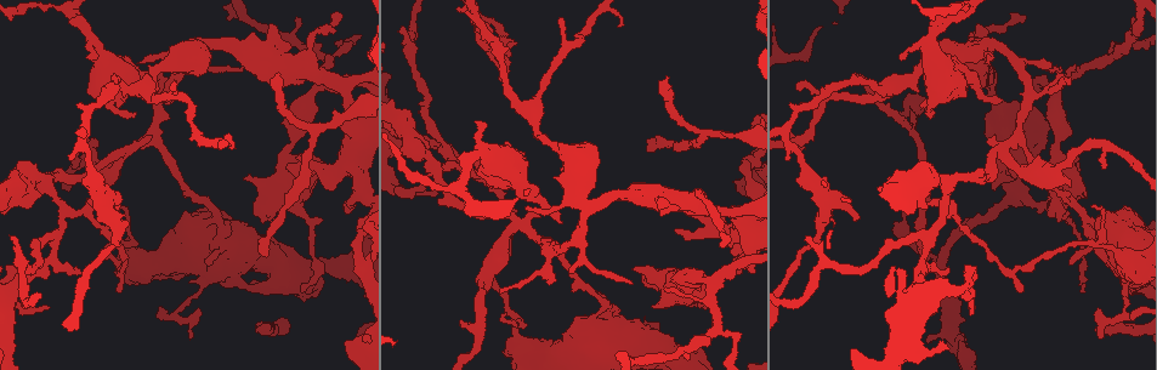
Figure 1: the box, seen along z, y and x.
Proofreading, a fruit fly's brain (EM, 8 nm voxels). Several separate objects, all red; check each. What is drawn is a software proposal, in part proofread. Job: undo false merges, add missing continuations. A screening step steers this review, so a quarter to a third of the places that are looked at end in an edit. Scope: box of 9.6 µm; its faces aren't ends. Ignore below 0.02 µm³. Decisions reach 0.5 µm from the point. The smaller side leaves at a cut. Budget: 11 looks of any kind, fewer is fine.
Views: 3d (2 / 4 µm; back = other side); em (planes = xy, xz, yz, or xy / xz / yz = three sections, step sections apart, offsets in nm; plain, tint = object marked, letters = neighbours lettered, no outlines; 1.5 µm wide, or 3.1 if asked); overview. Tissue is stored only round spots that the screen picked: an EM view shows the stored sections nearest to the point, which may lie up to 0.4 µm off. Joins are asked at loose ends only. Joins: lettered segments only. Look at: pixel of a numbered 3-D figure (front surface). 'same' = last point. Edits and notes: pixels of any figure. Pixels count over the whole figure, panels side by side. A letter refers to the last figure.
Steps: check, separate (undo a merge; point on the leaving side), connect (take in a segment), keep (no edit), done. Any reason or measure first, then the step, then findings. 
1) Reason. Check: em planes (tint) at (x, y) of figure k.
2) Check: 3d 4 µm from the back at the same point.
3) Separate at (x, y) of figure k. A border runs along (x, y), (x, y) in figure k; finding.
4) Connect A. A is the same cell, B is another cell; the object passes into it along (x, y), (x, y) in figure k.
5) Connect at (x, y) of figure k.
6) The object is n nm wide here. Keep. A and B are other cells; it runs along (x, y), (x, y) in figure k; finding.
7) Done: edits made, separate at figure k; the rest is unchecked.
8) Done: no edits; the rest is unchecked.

End of a long branch. Check: em yz step 4 (letters) at (266, 257) of figure 1.

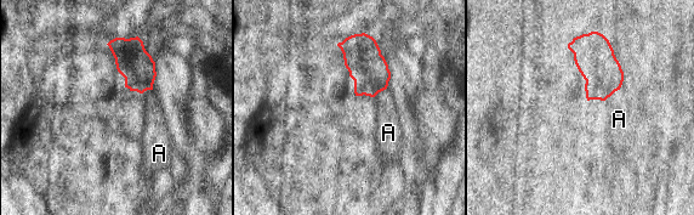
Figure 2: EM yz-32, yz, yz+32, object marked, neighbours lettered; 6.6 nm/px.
Another direction. Check: em planes (letters) at the same point.

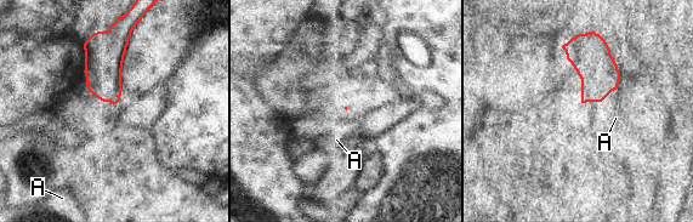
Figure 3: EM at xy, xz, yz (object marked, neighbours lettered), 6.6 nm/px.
Connect A. A is the same cell; the cell continues.

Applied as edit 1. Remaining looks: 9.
Check: overview.

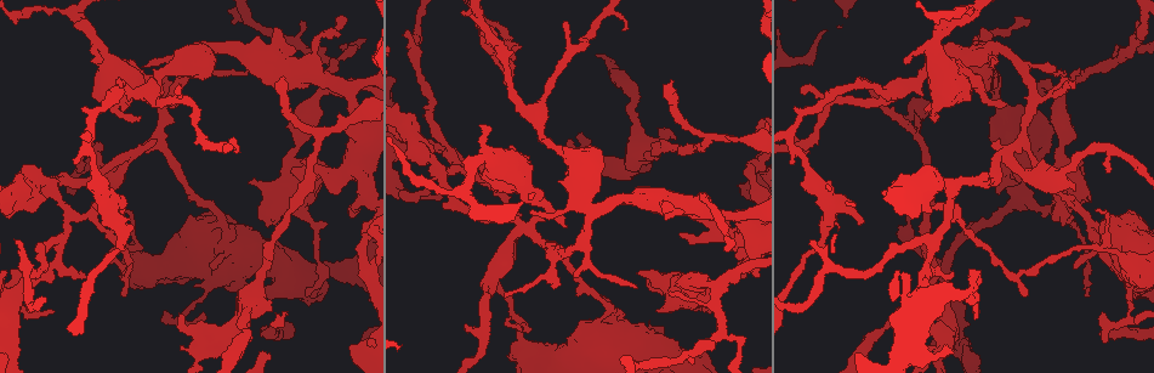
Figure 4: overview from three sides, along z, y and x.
Thick end. Check: em planes (plain) at (636, 274) of figure 4.

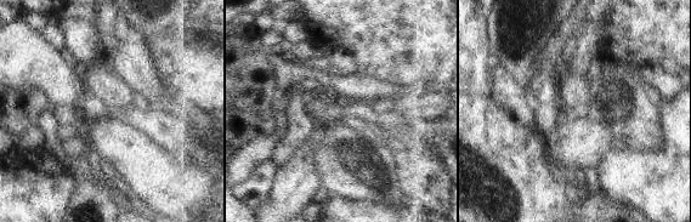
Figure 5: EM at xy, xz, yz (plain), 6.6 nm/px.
What lies round it. Check: em planes (letters) at the same point.

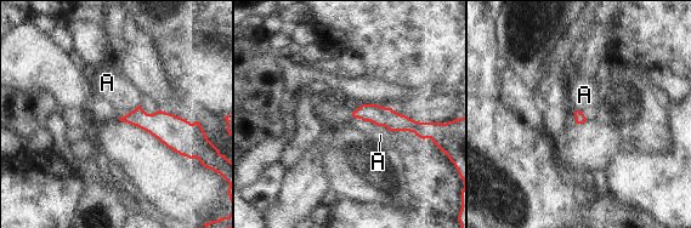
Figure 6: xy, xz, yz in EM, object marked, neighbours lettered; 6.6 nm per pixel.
Keep. A is another cell; a border runs along (352, 117), (383, 125), (391, 132) in figure 6; no lettered segment goes on from it.

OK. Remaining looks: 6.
Free end. Check: em xz step 8 (letters) at (1063, 71) of figure 4.

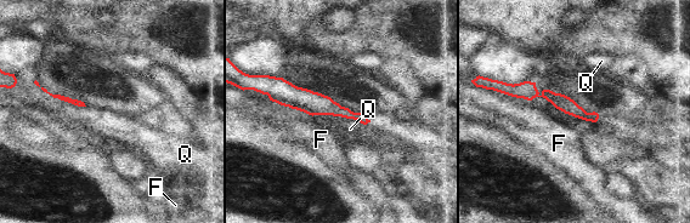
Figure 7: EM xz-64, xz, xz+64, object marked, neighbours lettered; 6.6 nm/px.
Check: em yz step 8 (letters) at the same point.

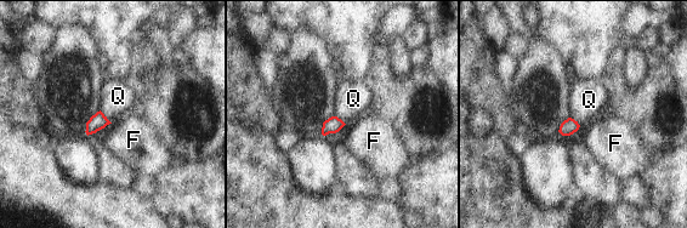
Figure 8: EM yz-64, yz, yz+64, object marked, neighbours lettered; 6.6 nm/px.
The object is 100 nm wide here. Keep. F and Q are other cells; a border runs along (100, 110), (112, 123) in figure 8; none of them fits.

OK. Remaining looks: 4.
A narrow waist. Check: 3d 4 µm at (531, 117) of figure 4.

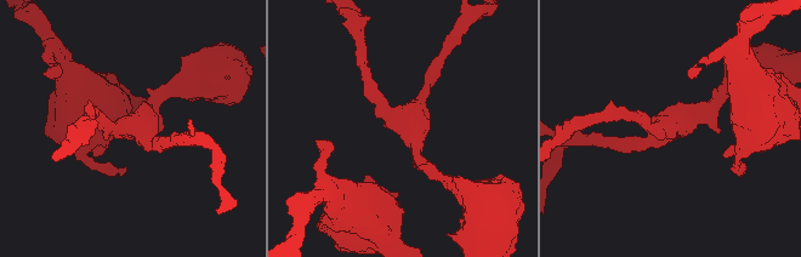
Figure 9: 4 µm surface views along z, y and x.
Check: em planes (tint) at (131, 127) of figure 9.

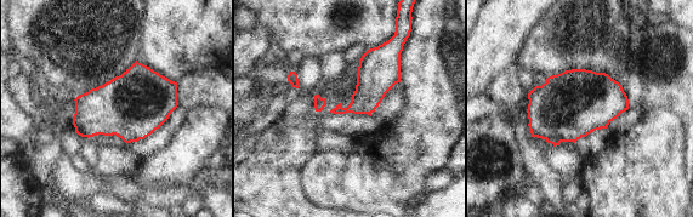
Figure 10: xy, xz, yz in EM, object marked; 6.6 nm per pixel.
Check: em planes (letters) at the same point.

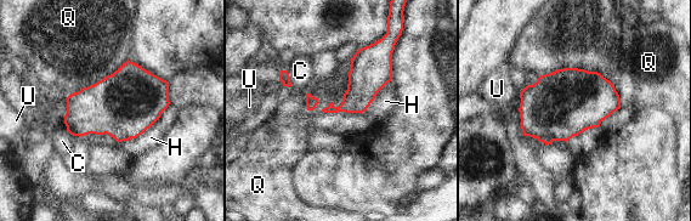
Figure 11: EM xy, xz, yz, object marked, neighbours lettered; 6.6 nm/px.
The object is 440 nm wide here. Keep. C, H, Q and U are other cells; a border runs along (539, 75), (596, 71), (621, 106) in figure 11; continuous, no second cell.

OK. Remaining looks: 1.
Done: edits made, connect at figure 3; the rest is unchecked.

